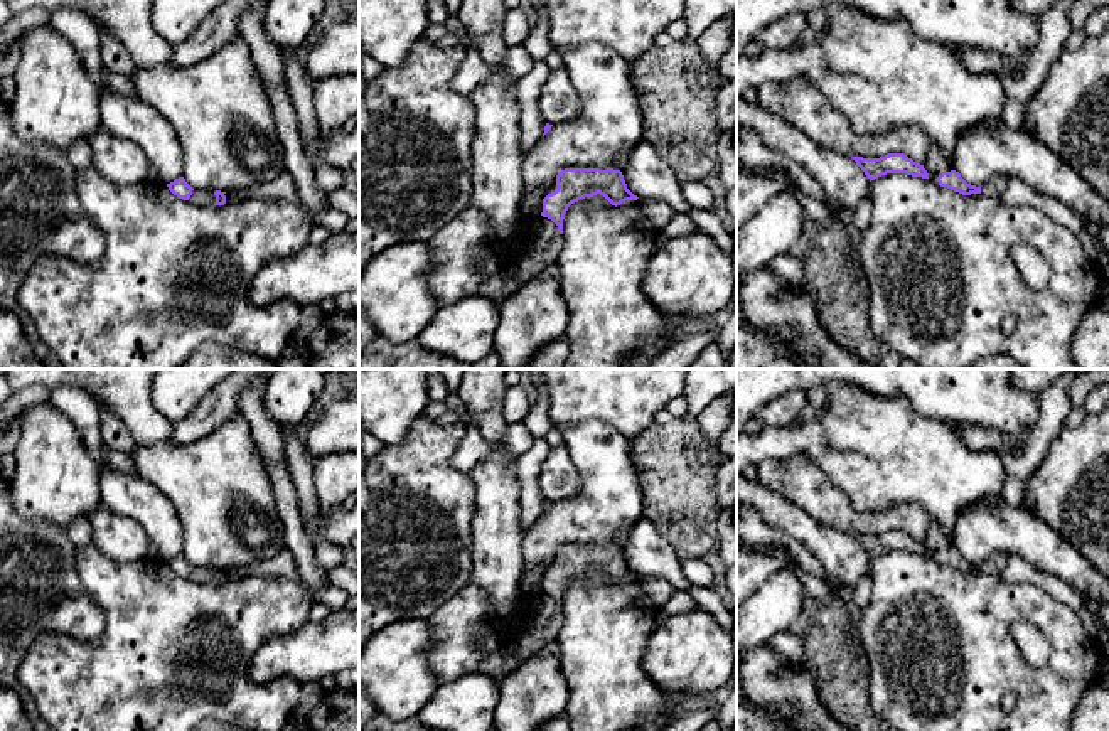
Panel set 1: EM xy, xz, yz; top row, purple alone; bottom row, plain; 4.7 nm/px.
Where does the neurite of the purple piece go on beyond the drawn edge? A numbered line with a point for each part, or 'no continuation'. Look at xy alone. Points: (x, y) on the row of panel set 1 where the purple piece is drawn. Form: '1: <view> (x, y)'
1: xy (206, 197)

